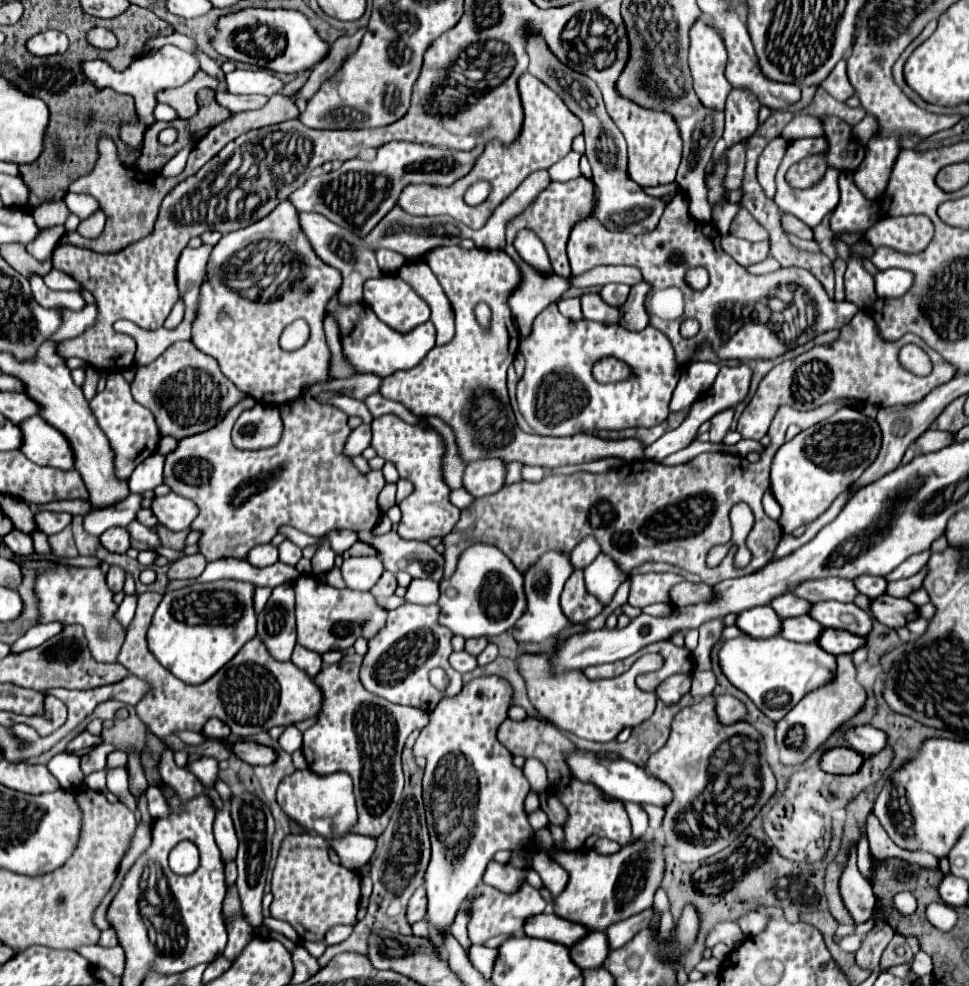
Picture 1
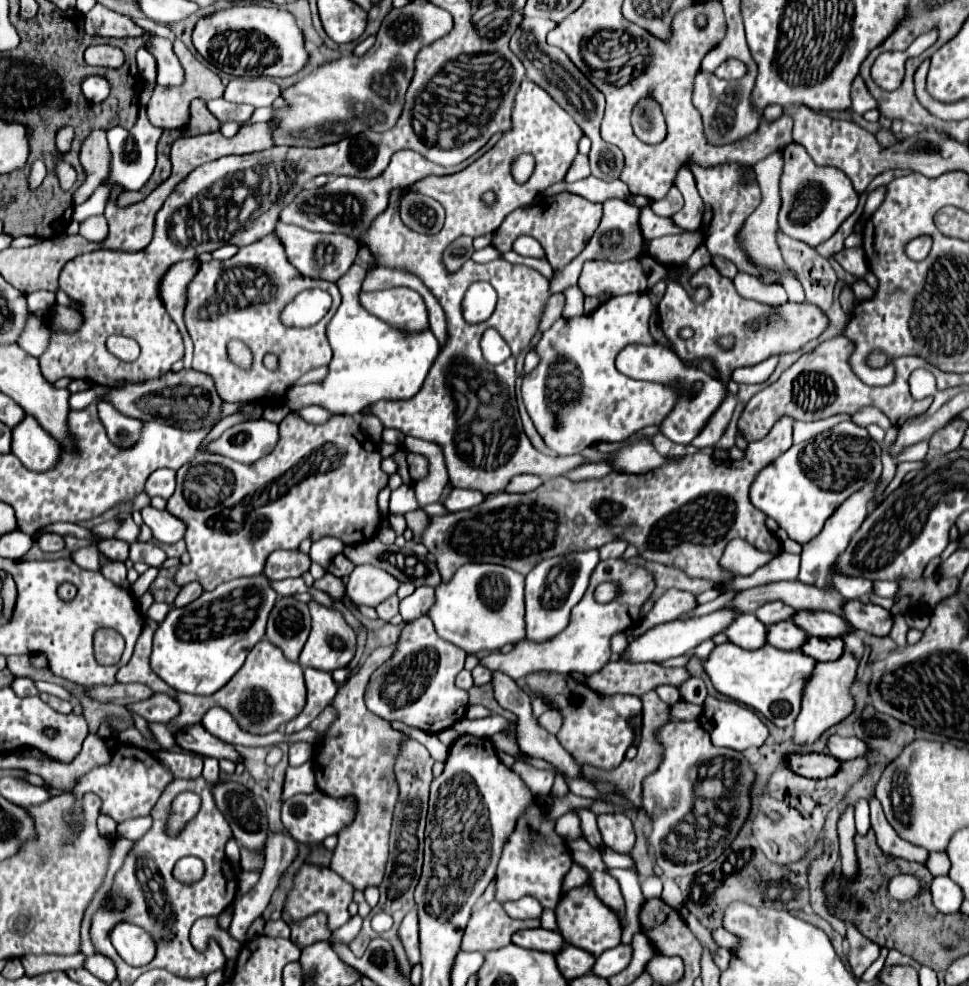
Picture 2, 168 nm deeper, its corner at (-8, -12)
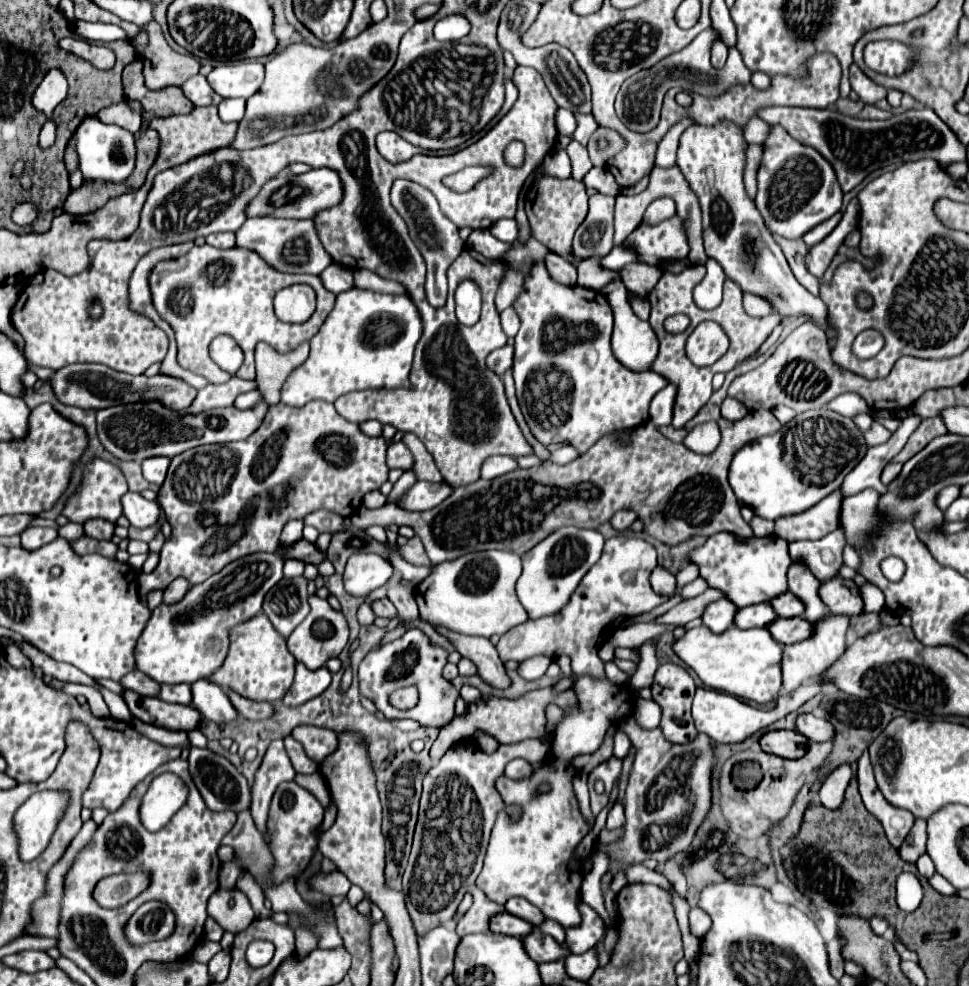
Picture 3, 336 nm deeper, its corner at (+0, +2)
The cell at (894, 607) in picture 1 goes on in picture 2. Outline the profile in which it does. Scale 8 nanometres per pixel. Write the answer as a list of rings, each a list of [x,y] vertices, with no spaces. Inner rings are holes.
[[[847,600],[841,614],[843,618],[847,618],[847,622],[851,622],[851,626],[855,626],[855,630],[865,630],[873,636],[887,636],[893,626],[891,614],[875,604]]]

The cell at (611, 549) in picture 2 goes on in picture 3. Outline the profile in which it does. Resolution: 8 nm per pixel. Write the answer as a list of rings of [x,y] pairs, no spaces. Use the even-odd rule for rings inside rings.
[[[623,510],[623,512],[617,512],[617,514],[611,518],[611,526],[613,526],[617,532],[625,532],[625,530],[633,524],[635,518],[637,518],[635,512],[627,512],[627,510]]]

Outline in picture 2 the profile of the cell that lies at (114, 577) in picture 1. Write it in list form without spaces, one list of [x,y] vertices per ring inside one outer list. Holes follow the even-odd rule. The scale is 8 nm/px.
[[[107,560],[103,566],[101,566],[101,574],[105,578],[109,578],[111,582],[123,586],[123,588],[129,588],[129,582],[127,582],[127,570],[125,570],[125,564],[123,562],[111,562]]]

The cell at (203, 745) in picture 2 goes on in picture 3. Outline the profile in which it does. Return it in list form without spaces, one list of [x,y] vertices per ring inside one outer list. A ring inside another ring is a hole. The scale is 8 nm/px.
[[[127,690],[123,694],[123,700],[127,702],[131,714],[147,724],[157,724],[175,732],[179,730],[191,732],[201,726],[201,714],[193,706],[169,704],[161,702],[159,698],[139,696],[137,692],[127,692]]]

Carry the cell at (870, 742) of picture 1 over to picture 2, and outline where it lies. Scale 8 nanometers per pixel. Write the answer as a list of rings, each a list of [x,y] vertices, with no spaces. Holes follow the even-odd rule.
[[[837,734],[829,736],[827,740],[827,750],[833,758],[837,760],[853,760],[853,758],[861,758],[865,752],[867,752],[867,746],[863,740],[859,738],[841,738]]]

